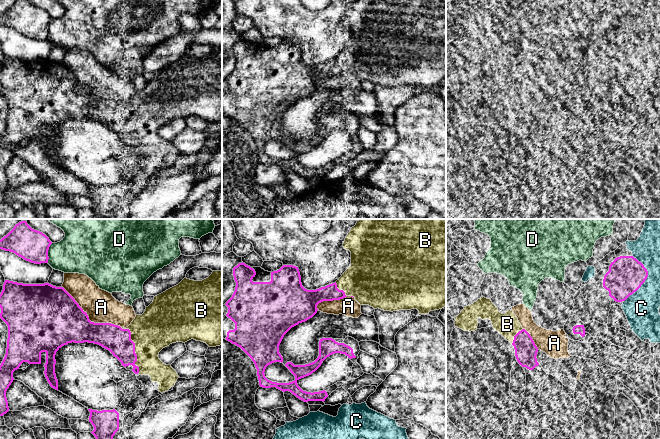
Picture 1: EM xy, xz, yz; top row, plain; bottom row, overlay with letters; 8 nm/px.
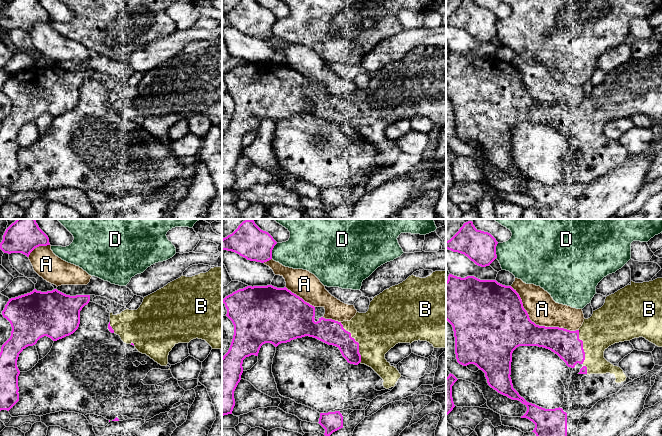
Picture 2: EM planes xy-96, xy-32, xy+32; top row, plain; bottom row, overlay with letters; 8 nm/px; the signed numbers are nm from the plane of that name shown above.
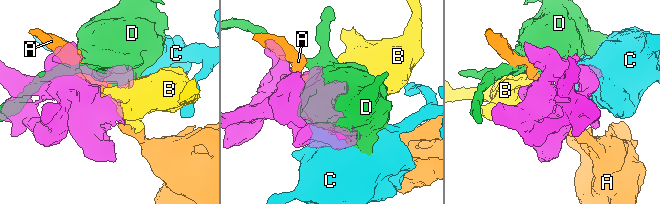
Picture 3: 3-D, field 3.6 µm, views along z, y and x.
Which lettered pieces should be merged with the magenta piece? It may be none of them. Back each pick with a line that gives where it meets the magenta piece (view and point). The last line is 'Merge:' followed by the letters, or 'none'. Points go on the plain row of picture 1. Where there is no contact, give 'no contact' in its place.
B: meets magenta in xy at (134, 123)
Merge: B

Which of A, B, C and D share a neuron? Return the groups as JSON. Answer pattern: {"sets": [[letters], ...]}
{"sets": [["A"], ["B"], ["C"], ["D"]]}

